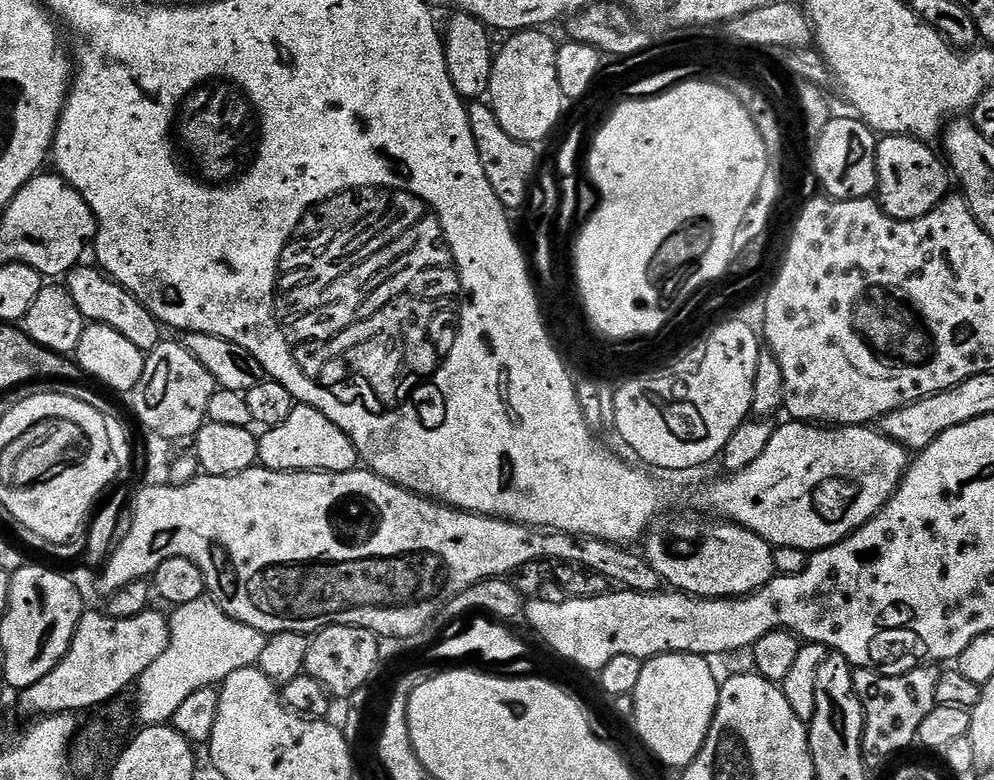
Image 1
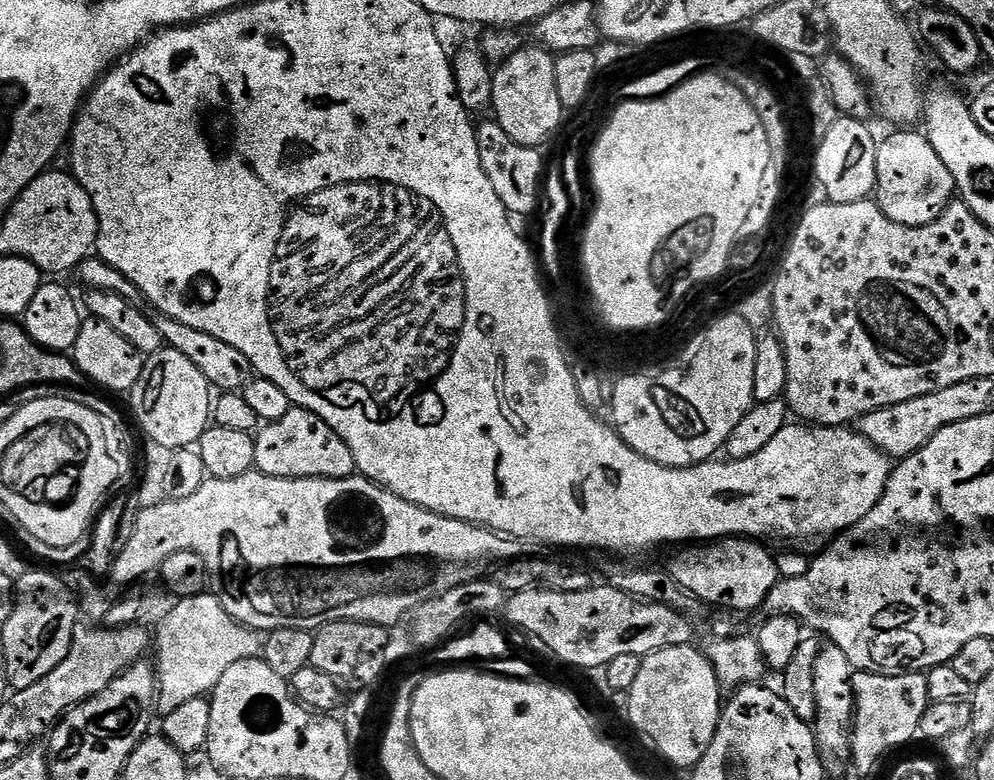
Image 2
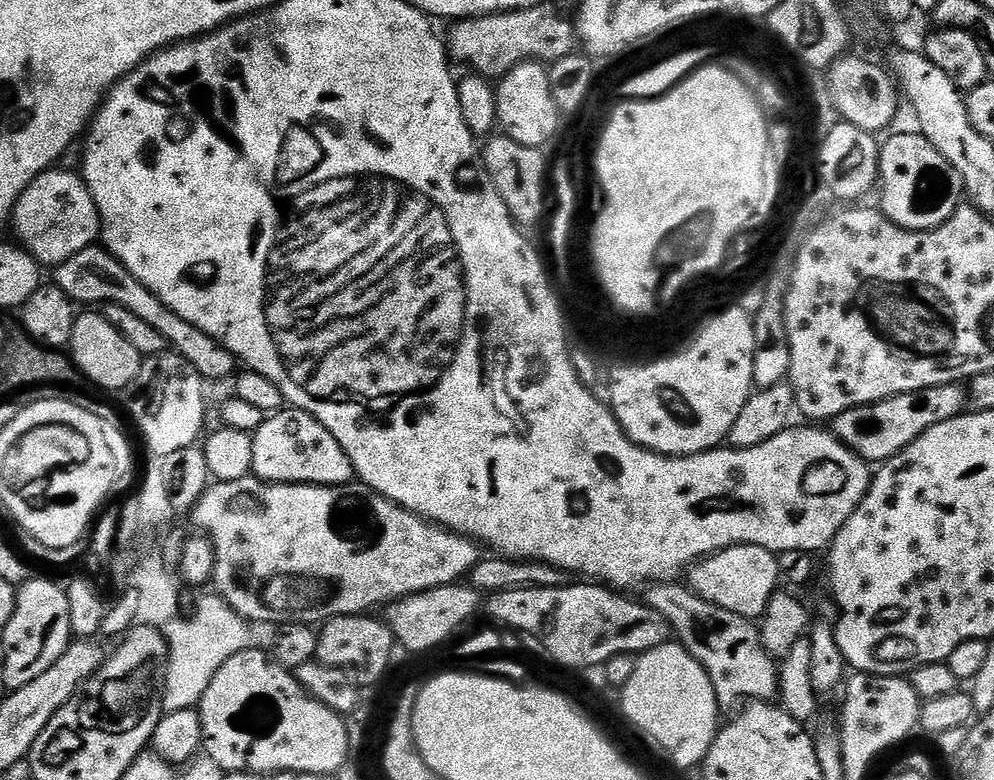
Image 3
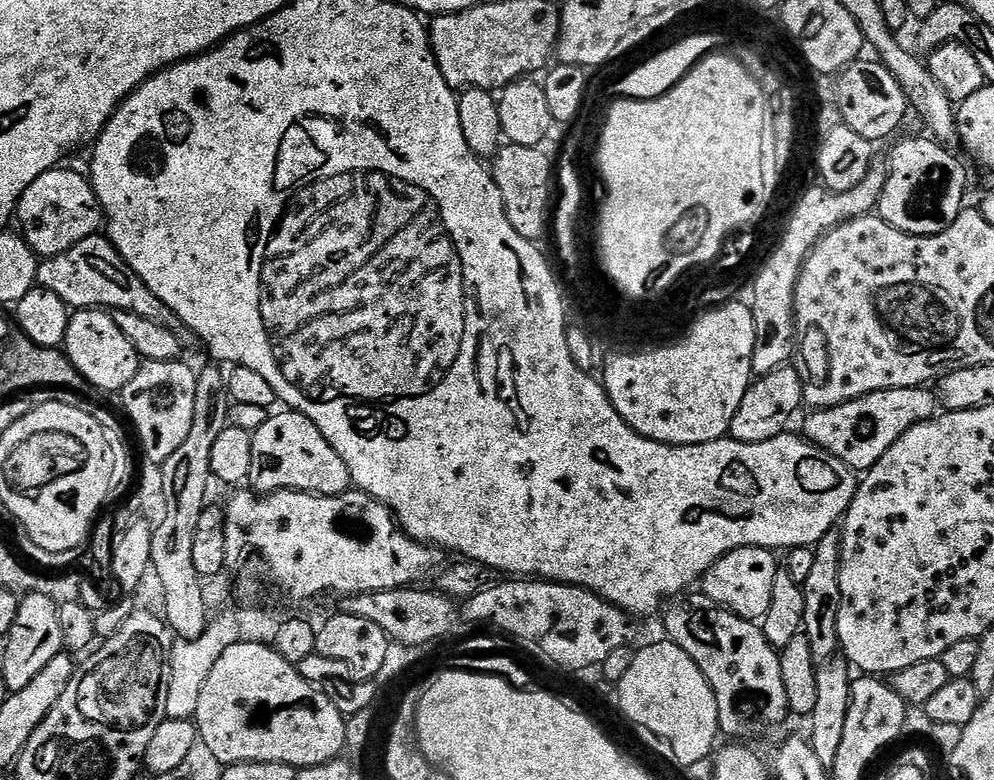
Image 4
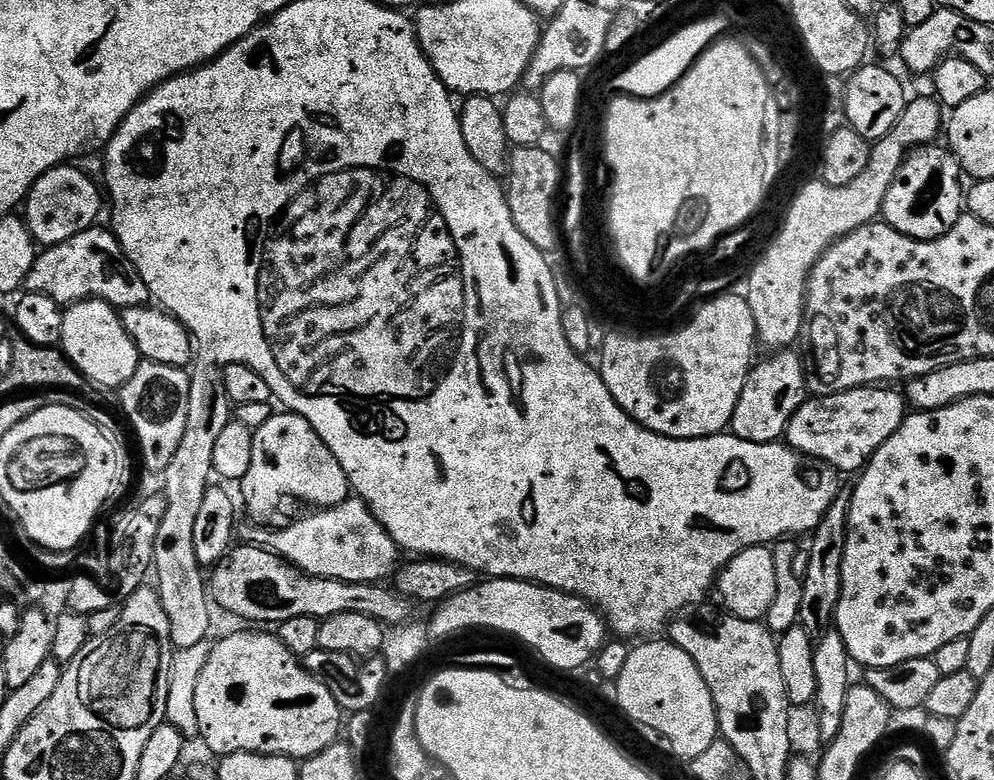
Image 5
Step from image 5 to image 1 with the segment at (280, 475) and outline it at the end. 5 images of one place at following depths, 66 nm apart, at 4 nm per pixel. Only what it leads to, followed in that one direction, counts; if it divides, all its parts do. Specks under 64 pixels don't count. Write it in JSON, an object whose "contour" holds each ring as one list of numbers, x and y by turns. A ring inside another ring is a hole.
{"contour":[[296,404,290,410,290,418,286,418,286,422,282,422,282,426,267,429,263,435,259,437,258,460,263,467,270,470,279,472,351,472,358,464,356,447,350,442,348,435,342,430,338,430,338,426,334,426,334,422,330,422,330,418,326,418,326,414,322,414,322,410,314,410,314,406]]}

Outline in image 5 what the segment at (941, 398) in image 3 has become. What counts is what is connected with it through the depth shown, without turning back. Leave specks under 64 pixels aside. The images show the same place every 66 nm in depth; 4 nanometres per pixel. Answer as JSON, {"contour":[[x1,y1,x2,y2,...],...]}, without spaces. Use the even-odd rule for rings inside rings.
{"contour":[[869,386,805,400,788,423,788,447,793,452,826,462,841,474,859,473,909,415,905,393,896,390,892,386]]}

